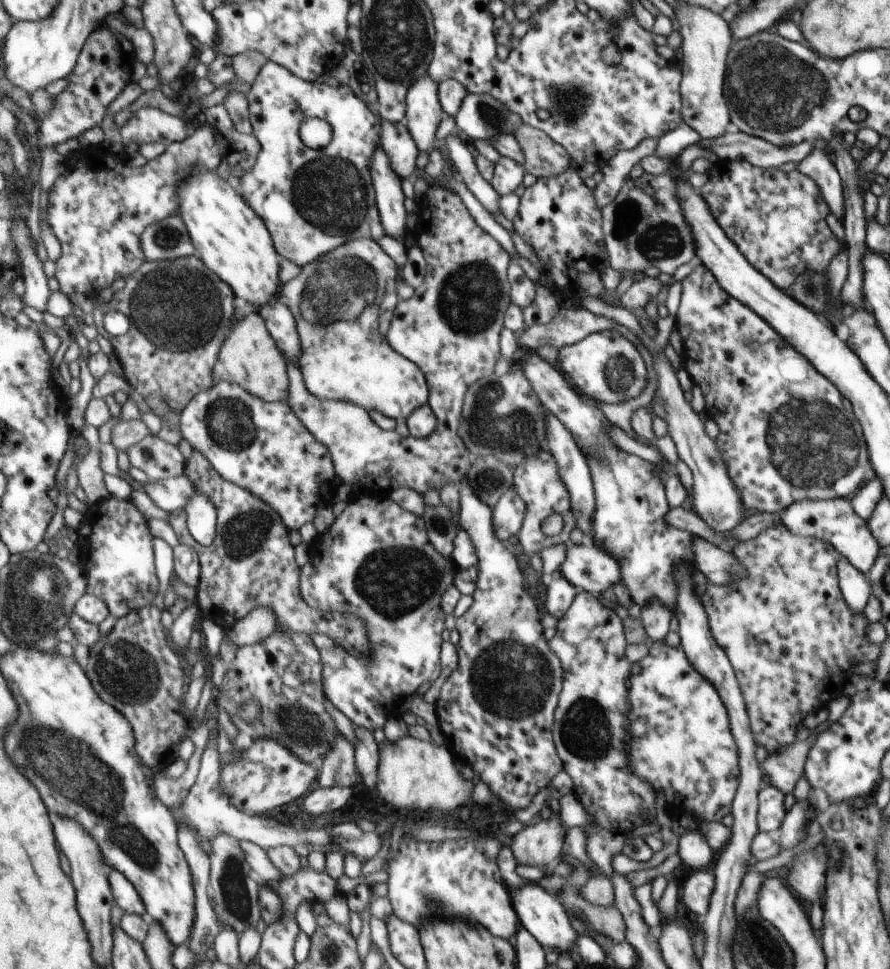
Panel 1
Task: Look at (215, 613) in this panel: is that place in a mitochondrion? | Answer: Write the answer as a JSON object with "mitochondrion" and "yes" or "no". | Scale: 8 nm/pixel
{"mitochondrion":"no"}

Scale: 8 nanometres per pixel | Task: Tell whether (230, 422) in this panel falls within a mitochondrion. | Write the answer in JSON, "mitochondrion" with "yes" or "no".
{"mitochondrion":"yes"}

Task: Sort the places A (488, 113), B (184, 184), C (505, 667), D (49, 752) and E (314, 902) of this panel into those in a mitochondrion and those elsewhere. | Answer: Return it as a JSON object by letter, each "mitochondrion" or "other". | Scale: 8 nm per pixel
{"A":"mitochondrion","B":"other","C":"mitochondrion","D":"mitochondrion","E":"other"}

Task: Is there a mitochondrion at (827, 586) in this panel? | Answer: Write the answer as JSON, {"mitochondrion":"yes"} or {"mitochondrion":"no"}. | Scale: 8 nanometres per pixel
{"mitochondrion":"no"}

